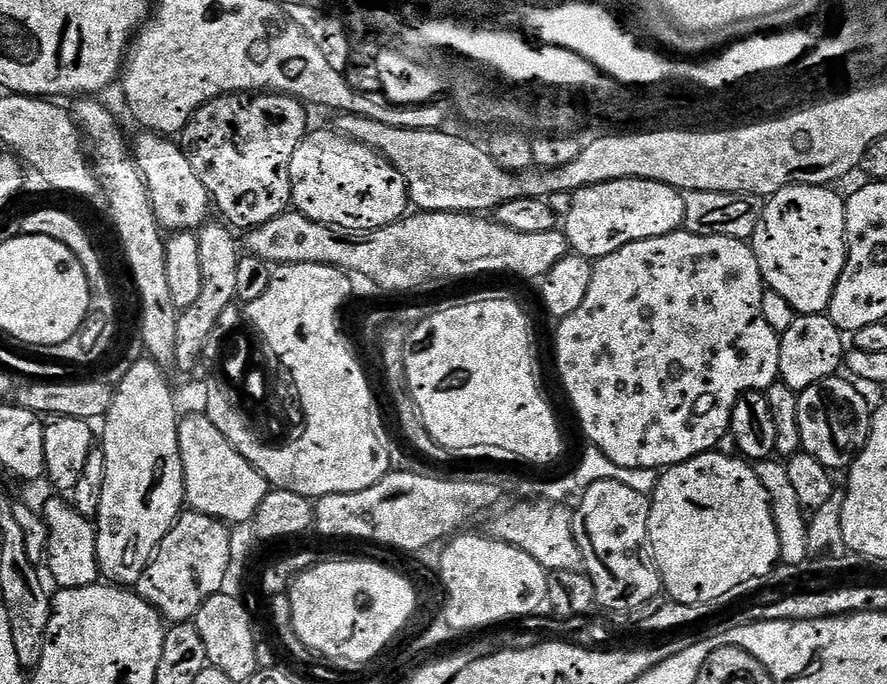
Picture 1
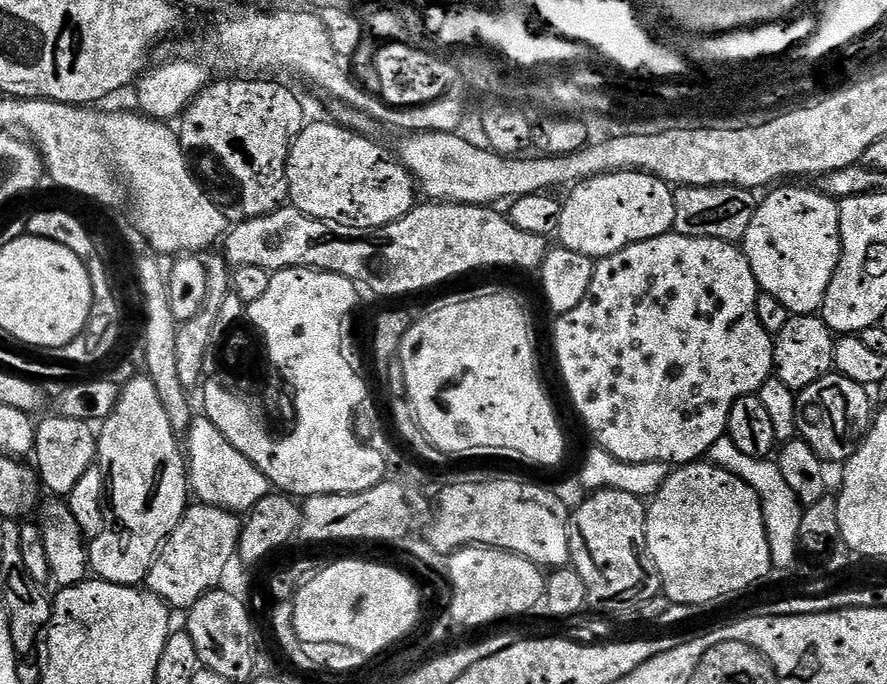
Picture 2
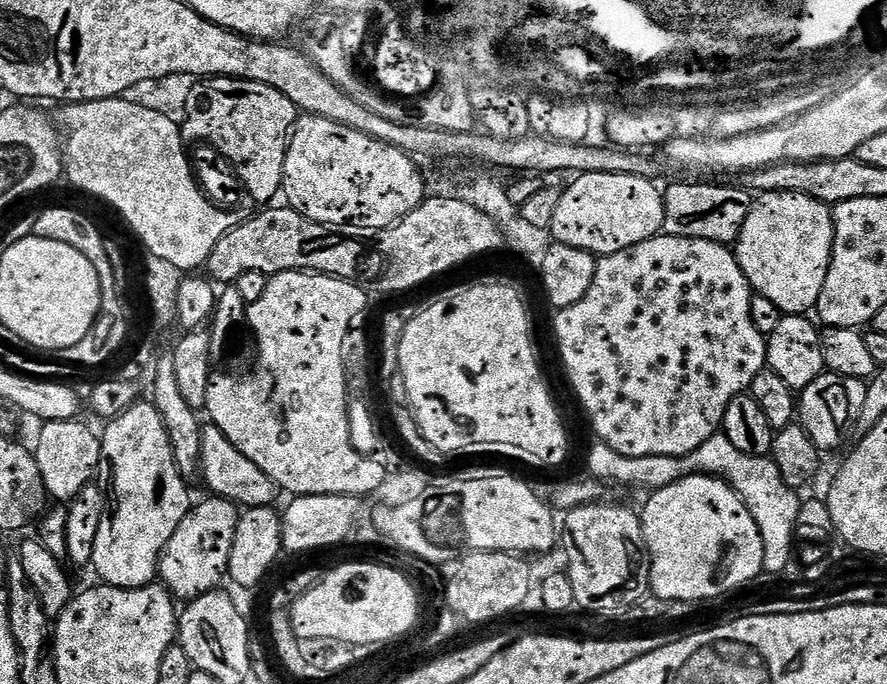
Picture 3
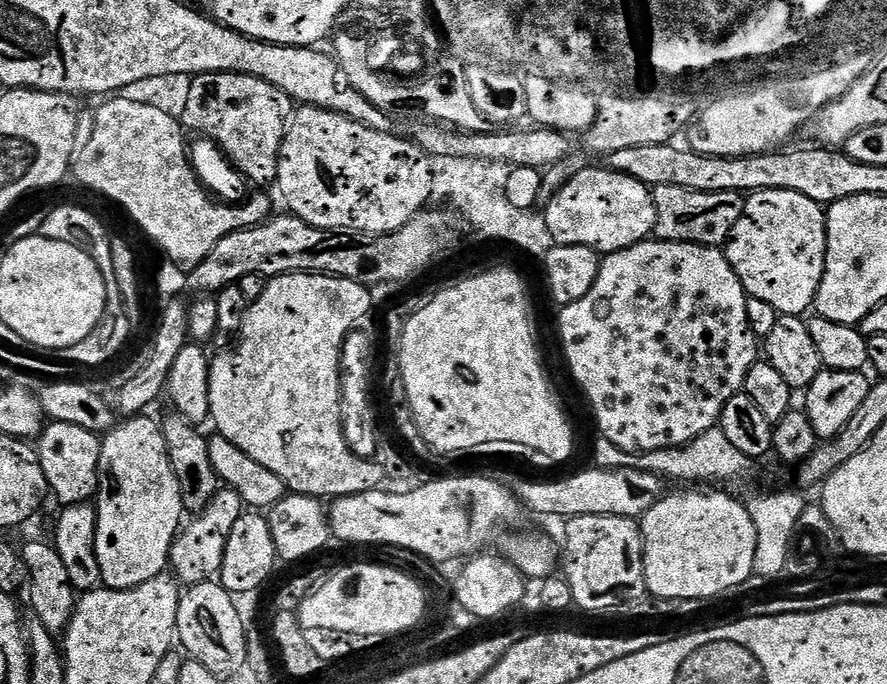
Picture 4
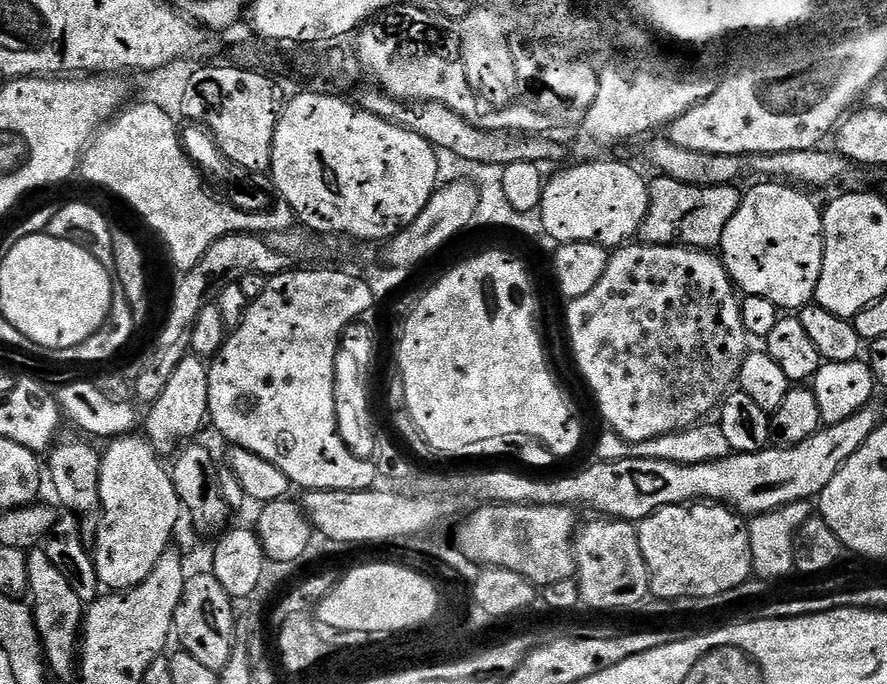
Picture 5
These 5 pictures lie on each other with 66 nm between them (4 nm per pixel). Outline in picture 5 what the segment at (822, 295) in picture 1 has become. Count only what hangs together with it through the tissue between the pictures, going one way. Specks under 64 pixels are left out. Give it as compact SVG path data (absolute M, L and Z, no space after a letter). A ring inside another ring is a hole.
M756 182L749 192L743 193L738 210L734 214L734 218L730 218L730 222L726 222L726 230L722 230L722 242L718 249L718 255L724 262L724 268L728 272L728 276L732 279L733 284L744 296L757 296L758 298L766 298L770 302L774 302L777 308L781 310L799 310L805 304L813 303L816 295L816 287L818 286L818 278L822 274L822 254L824 253L824 217L822 215L821 205L816 205L811 200L807 191L801 190L796 186L789 186L784 182Z

